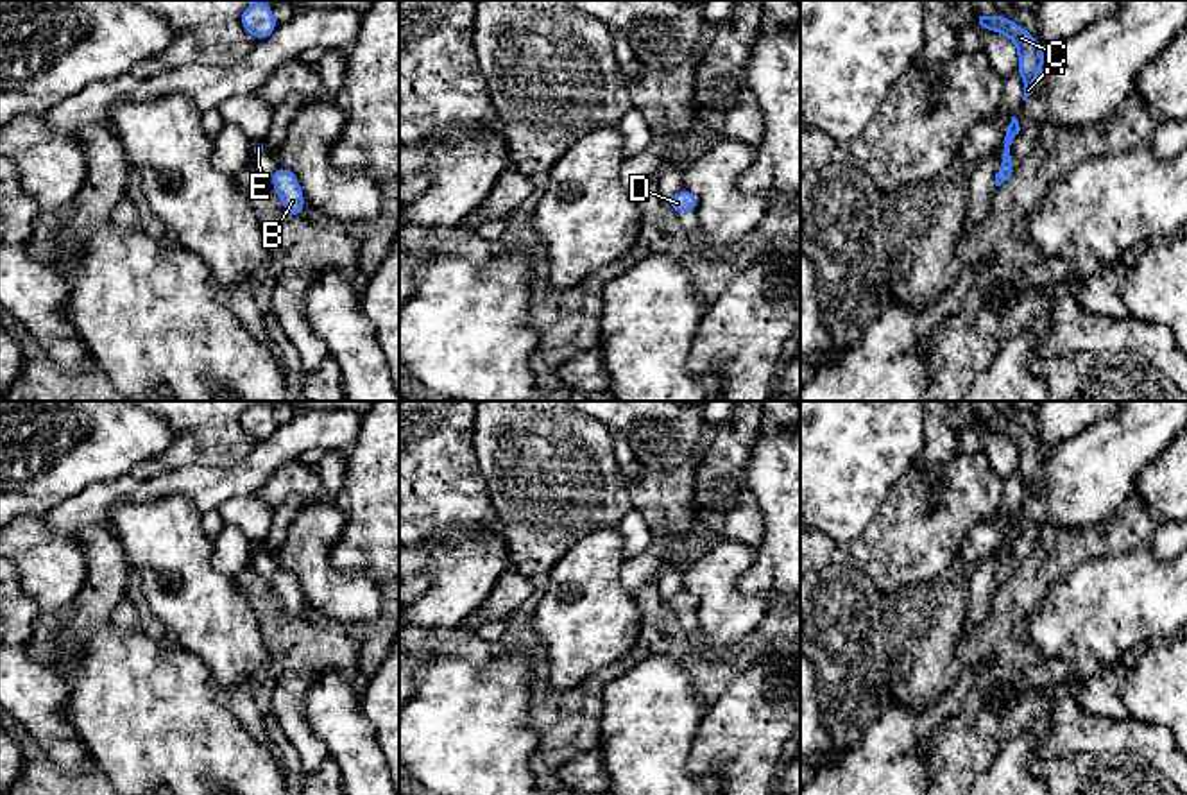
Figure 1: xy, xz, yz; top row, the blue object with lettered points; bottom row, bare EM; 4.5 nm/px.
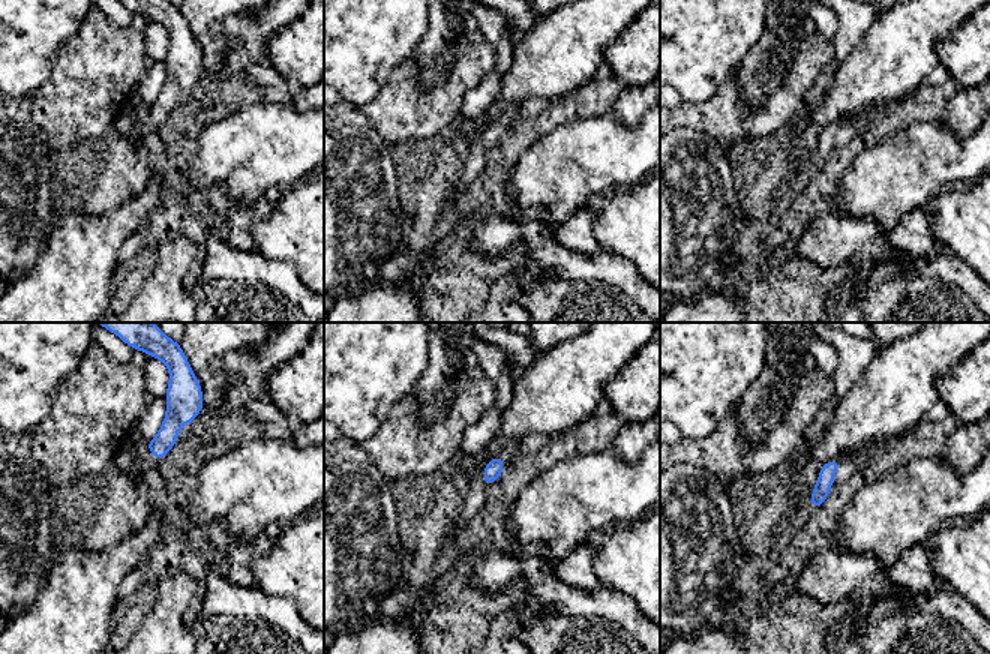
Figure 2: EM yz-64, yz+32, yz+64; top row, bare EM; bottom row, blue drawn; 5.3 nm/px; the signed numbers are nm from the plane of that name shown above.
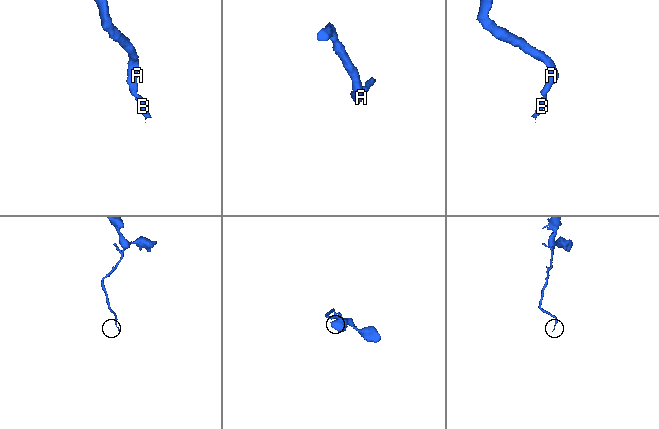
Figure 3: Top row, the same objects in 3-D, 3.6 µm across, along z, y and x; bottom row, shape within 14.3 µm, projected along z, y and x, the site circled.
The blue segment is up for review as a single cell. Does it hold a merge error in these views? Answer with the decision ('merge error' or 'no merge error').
no merge error

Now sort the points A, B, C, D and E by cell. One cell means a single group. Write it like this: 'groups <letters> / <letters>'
groups A B C D E

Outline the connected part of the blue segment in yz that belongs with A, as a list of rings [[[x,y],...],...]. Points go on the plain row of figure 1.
[[[978,412],[976,428],[978,430],[986,428],[994,433],[1004,435],[1017,446],[1017,451],[1019,451],[1017,469],[1020,473],[1022,485],[1024,485],[1022,501],[1026,501],[1033,494],[1035,482],[1037,482],[1037,476],[1042,473],[1047,451],[1044,451],[1028,432],[1024,432],[1020,426],[1017,426],[1015,423],[1004,417],[997,417],[997,415],[986,417]]]

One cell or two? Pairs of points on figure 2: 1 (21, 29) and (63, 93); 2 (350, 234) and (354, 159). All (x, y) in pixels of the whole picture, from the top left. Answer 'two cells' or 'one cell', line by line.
1: two cells
2: one cell

